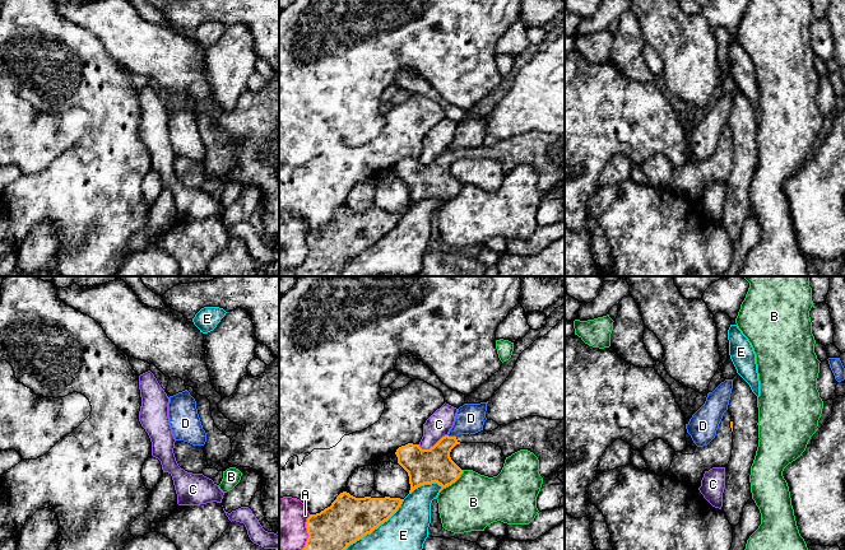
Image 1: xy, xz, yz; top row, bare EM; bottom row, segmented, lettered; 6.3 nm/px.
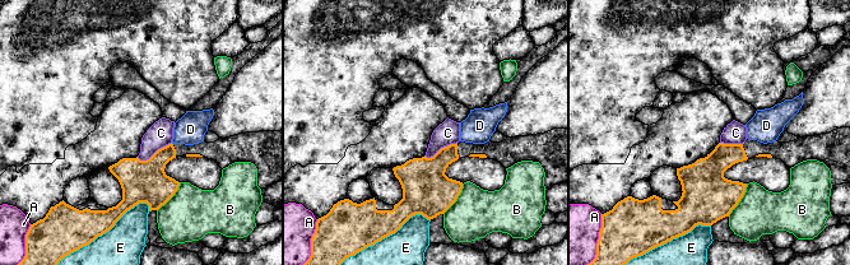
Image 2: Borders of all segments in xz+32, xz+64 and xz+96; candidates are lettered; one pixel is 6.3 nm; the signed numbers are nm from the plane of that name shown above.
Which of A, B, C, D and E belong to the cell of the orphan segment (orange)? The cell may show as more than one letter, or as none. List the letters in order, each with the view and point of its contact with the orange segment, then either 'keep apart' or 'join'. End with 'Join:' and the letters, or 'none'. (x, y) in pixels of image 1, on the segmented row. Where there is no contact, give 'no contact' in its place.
A: xz (307, 532) | keep apart
B: xz (453, 481) | keep apart
C: xz (433, 446) | keep apart
D: xz (451, 437) | keep apart
E: xz (375, 527) | keep apart
Join: none

